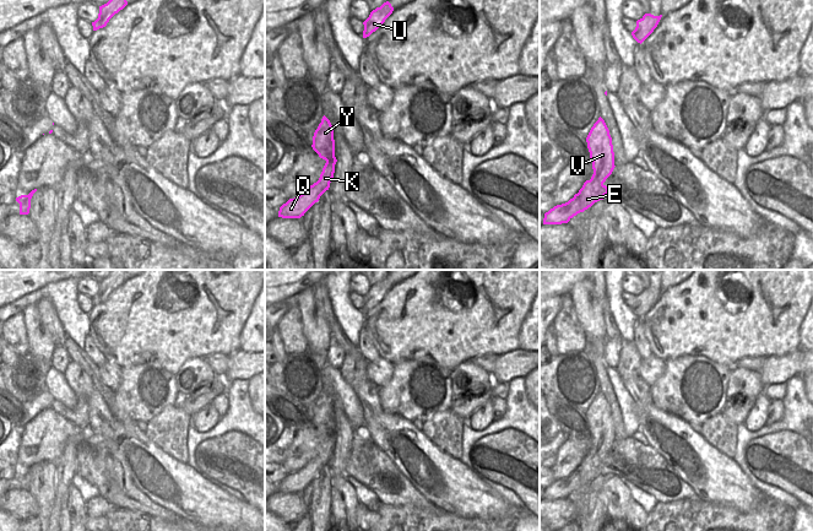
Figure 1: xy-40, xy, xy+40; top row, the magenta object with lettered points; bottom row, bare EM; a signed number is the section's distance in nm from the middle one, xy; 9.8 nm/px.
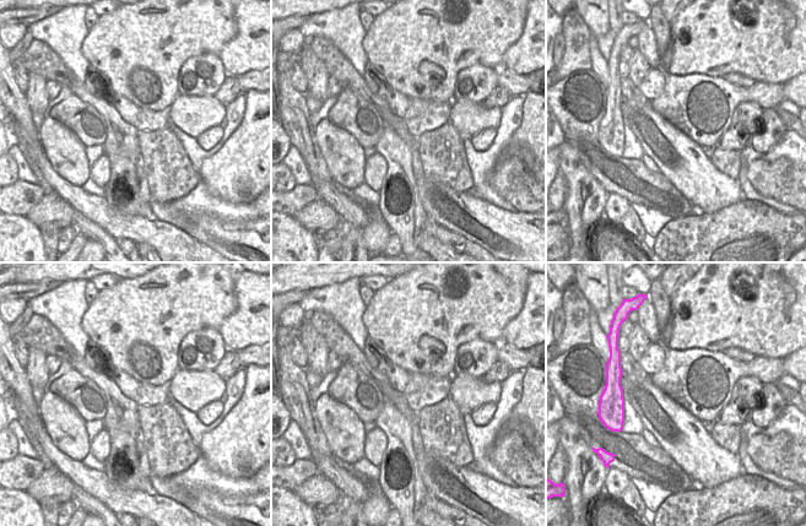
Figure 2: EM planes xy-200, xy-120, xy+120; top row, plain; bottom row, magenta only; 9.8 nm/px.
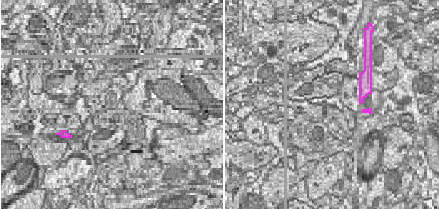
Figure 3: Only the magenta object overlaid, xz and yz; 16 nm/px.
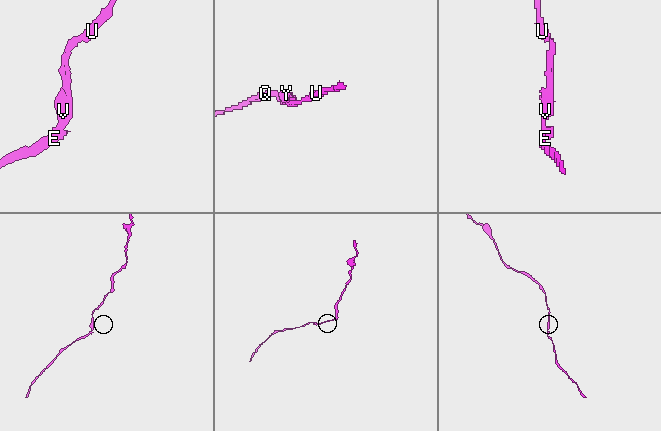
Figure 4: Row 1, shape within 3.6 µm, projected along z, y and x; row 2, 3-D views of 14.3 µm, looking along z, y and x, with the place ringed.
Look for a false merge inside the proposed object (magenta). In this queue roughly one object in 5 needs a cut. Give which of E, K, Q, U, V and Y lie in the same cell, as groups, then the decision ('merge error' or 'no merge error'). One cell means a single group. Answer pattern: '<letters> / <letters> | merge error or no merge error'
E K Q U V Y | no merge error

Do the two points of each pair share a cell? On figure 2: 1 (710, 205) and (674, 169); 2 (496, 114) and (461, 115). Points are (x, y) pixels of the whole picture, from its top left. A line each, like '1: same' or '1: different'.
1: same
2: same

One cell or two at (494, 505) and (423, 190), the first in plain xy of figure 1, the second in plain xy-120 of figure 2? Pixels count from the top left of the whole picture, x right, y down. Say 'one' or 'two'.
one

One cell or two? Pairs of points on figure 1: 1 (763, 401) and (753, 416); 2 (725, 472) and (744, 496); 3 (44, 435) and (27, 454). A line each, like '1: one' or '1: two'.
1: one
2: one
3: one

